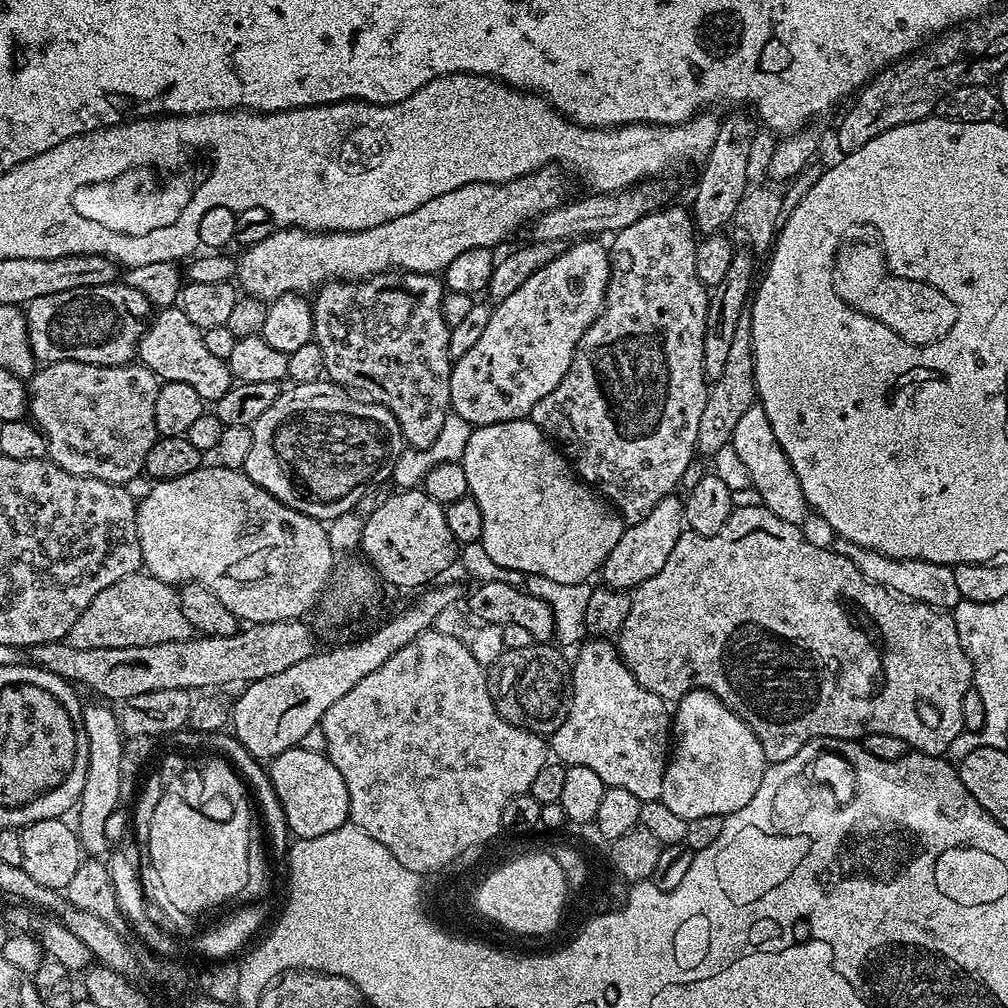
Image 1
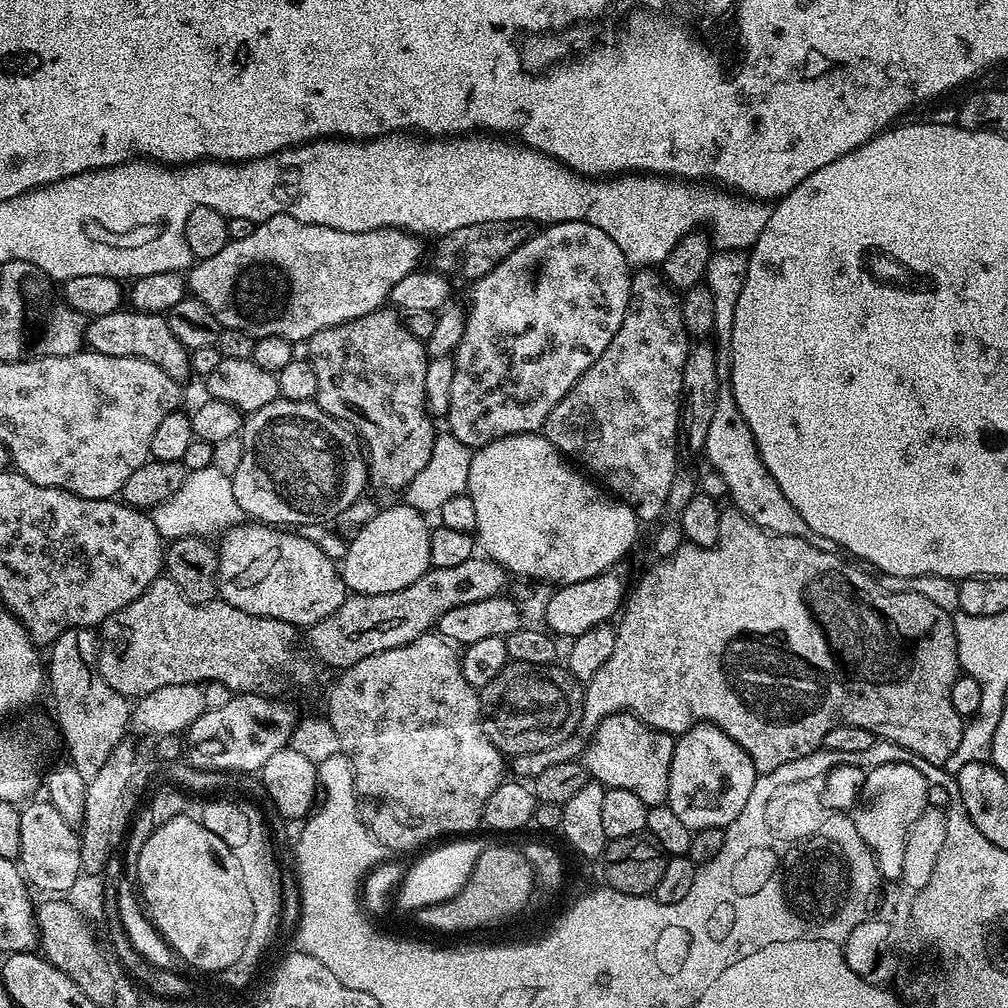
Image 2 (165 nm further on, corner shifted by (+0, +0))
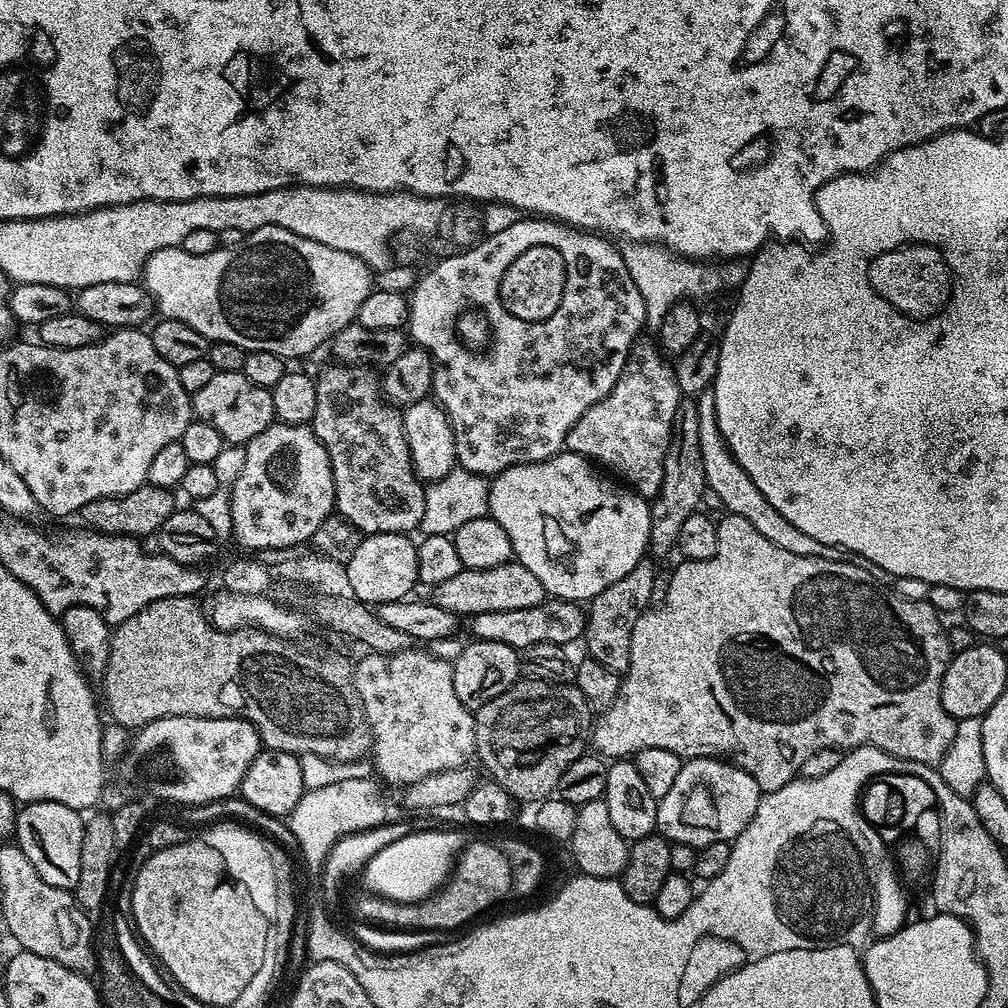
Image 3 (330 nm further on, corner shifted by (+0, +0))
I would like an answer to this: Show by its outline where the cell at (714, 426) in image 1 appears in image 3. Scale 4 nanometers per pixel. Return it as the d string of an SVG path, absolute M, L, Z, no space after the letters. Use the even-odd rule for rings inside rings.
M645 556L625 578L620 578L618 582L614 582L614 585L608 586L588 606L590 610L588 609L586 614L582 637L583 643L586 642L588 648L587 655L617 674L627 671L630 660L630 637L634 625L651 605L652 584L658 573L651 562L654 563Z

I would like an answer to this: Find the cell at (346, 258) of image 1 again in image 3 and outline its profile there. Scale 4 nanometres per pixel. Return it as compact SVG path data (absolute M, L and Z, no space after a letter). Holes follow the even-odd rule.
M262 226L258 230L247 233L244 240L238 242L238 246L229 248L218 246L210 254L198 254L197 256L186 254L183 246L158 250L154 254L150 254L144 262L142 283L148 289L148 293L152 295L155 311L163 319L186 322L190 326L194 326L194 330L198 330L198 334L202 334L210 342L221 340L230 342L247 353L254 350L270 350L270 354L291 358L291 356L308 356L315 348L320 348L323 344L325 347L332 337L338 334L338 330L342 330L347 324L355 321L362 302L366 302L366 298L374 291L374 272L366 262L362 262L362 258L358 258L354 254L346 254L346 250L334 250L330 246L322 246L322 242L310 242L310 238L302 238L290 230L282 230L282 226Z

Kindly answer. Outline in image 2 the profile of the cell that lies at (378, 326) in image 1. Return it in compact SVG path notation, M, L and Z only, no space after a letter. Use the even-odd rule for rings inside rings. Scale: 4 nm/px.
M385 306L377 308L376 311L366 314L362 318L354 318L350 322L339 324L338 326L327 328L326 330L318 330L318 334L314 334L307 340L306 348L308 348L308 352L306 352L307 359L312 361L314 374L318 374L318 390L316 391L315 403L319 404L322 410L326 410L326 414L343 420L345 424L351 426L358 433L363 447L366 449L366 459L373 481L377 480L384 488L397 488L397 490L405 489L411 479L430 462L438 433L438 428L432 425L432 423L434 423L433 417L429 413L427 404L424 402L426 366L430 359L425 341L419 340L419 338L408 329L405 317L401 315L399 311Z

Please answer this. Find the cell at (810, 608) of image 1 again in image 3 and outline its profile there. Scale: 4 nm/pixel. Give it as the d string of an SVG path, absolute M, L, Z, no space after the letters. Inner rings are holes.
M721 515L716 533L718 550L705 560L684 560L676 569L672 568L665 601L656 607L649 607L635 623L630 637L629 666L623 673L614 702L599 713L591 725L591 747L596 747L597 749L593 749L604 758L632 758L647 748L670 750L681 758L727 758L752 775L754 782L758 782L761 793L773 792L797 779L802 762L806 762L810 754L823 748L881 748L886 754L903 760L939 765L940 759L954 742L956 721L950 714L946 714L942 706L940 691L950 659L950 636L946 628L944 632L944 624L940 621L943 619L936 607L924 598L911 600L908 596L899 596L894 589L887 588L879 580L881 577L875 571L869 570L863 563L853 562L848 558L831 560L821 556L803 556L790 550L782 550L782 546L774 546L770 538L762 538L762 534L758 534L758 530L754 530L754 526L746 522L746 518Z

